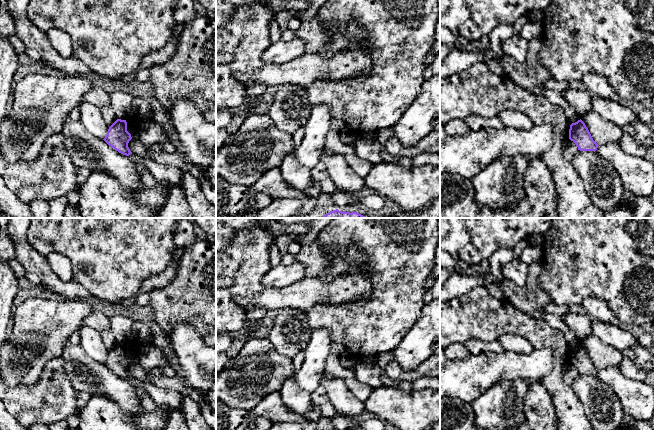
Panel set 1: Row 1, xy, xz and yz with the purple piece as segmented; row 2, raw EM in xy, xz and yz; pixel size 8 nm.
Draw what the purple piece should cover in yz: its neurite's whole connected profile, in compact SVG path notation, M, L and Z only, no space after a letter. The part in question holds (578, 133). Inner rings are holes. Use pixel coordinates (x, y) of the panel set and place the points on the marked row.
M581 119L570 125L569 139L576 144L580 151L596 151L599 146Z

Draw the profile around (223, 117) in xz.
M228 110L216 112L216 130L219 128L226 128L231 118L232 114Z

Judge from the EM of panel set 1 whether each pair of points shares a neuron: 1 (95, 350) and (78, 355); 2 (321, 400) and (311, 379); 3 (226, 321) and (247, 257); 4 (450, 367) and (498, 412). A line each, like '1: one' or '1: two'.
1: two
2: two
3: two
4: two

